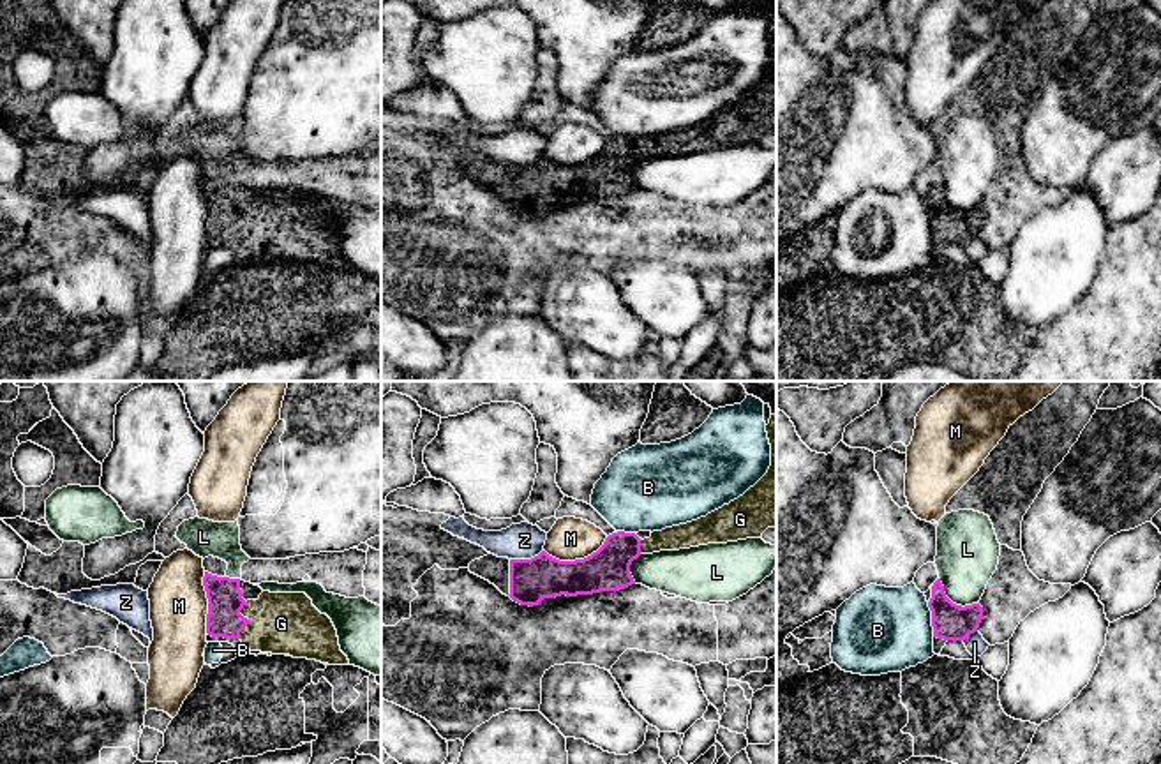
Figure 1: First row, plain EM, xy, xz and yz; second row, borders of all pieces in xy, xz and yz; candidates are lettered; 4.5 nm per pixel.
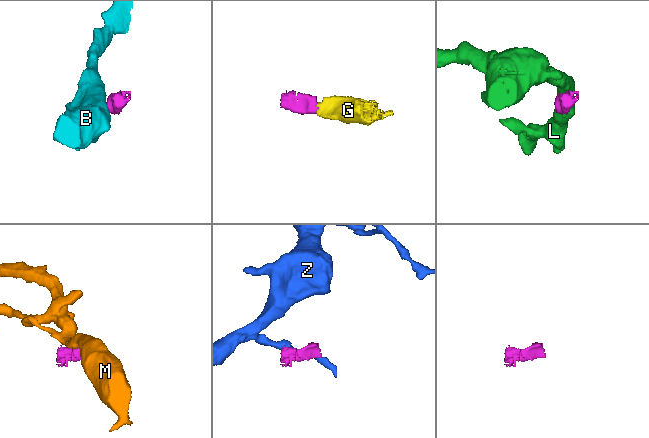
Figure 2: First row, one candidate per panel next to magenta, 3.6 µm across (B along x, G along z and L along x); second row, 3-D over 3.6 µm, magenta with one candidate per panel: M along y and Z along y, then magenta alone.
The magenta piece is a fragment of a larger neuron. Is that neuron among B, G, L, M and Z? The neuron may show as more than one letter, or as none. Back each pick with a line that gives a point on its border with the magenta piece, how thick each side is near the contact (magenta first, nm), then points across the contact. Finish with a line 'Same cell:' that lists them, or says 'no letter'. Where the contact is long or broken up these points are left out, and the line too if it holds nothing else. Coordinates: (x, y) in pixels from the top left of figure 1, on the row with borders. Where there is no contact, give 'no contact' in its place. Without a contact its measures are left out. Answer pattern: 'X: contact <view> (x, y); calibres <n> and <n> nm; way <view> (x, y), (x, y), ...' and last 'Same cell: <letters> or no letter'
G: contact xy (247, 620); calibres 160 and 280 nm; way xy (224, 597), (247, 620), (281, 623)
Same cell: G

